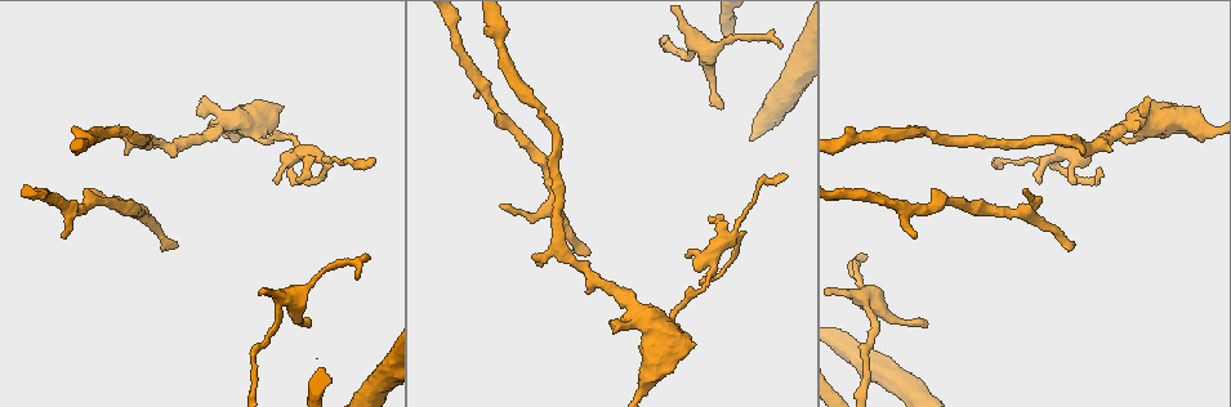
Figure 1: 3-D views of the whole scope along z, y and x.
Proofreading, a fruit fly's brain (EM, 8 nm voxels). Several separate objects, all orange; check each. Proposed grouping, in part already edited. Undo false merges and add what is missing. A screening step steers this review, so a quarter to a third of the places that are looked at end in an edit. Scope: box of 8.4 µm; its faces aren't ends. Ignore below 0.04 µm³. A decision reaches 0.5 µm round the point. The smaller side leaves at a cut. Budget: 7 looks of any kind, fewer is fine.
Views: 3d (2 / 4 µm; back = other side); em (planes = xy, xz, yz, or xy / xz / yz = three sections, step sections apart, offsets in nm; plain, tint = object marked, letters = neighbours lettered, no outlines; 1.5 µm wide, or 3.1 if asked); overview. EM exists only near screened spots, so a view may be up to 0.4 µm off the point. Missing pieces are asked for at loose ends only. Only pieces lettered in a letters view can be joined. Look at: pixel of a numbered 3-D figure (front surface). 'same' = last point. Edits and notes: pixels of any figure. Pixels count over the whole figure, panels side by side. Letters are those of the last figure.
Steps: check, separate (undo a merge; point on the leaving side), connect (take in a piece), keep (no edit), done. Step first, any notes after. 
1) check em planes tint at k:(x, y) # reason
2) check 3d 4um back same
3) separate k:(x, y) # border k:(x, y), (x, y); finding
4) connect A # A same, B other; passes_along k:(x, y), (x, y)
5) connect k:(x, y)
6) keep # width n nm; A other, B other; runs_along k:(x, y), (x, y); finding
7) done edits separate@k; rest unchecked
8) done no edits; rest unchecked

check em xy step 4 letters at 1:(1023, 192) # tapers out

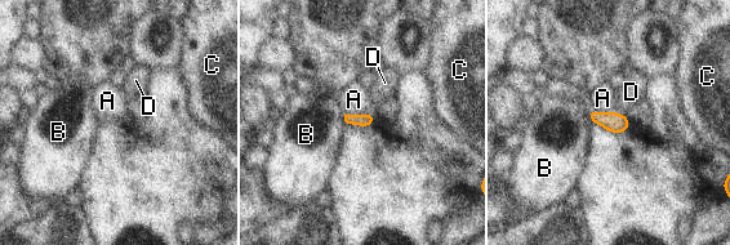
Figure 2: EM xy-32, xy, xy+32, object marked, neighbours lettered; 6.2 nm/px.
check em planes letters same

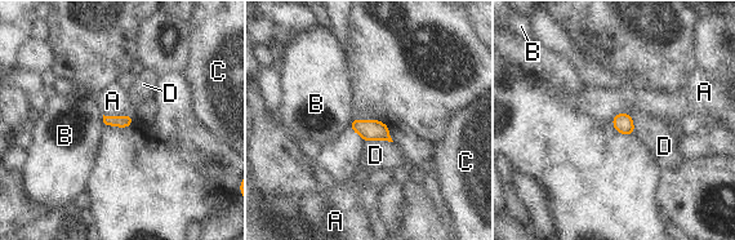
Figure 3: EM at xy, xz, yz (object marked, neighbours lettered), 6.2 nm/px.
keep # A other, B other, C other, D other; none of them fits

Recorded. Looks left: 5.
check 3d 4um at 1:(687, 256) # thin end

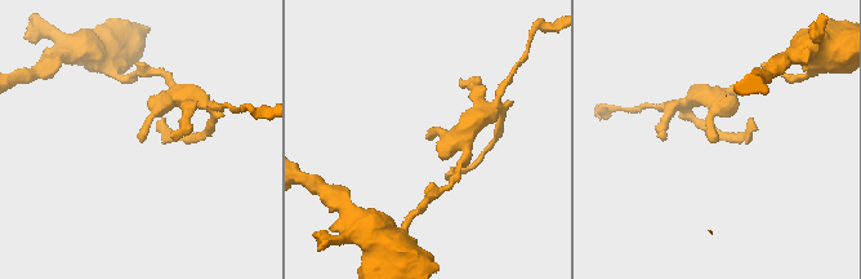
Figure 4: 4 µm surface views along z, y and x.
check em planes letters at 4:(715, 140)

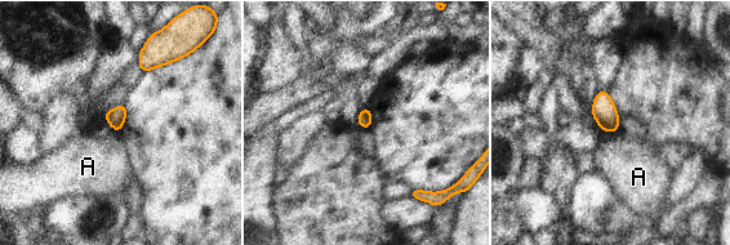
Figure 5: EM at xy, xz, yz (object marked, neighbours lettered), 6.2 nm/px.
keep # longest_contact A 90 nm; A other; no lettered piece goes on from it

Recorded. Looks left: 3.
check em planes letters at 1:(356, 276) # thin end

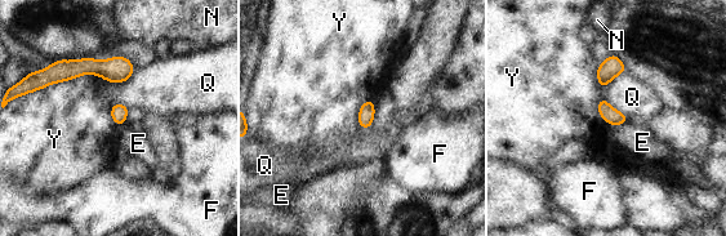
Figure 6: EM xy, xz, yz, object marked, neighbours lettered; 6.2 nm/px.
keep # longest_contact Y 500 nm; E other, F other, N other, Q other, Y other; border 6:(108, 81), (83, 74), (29, 93); no lettered piece goes on from it

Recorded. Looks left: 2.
done no edits; rest unchecked

